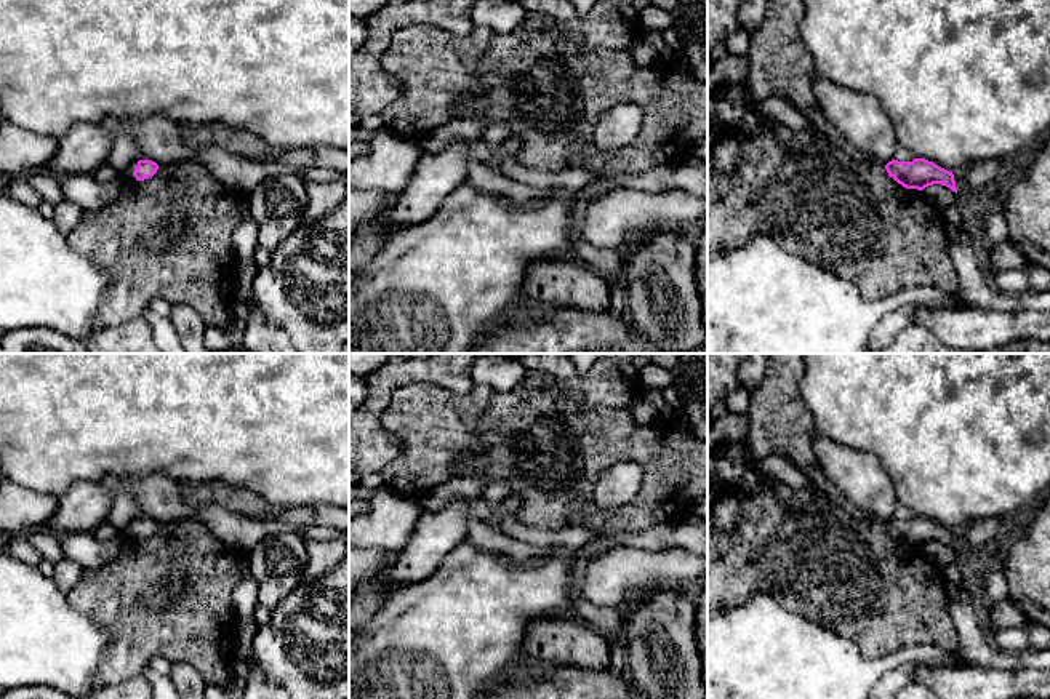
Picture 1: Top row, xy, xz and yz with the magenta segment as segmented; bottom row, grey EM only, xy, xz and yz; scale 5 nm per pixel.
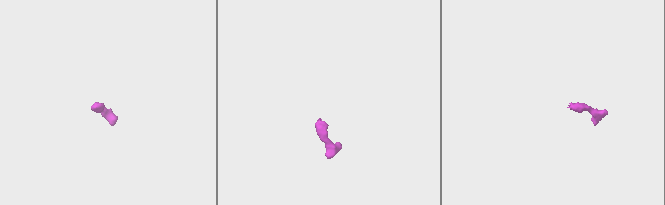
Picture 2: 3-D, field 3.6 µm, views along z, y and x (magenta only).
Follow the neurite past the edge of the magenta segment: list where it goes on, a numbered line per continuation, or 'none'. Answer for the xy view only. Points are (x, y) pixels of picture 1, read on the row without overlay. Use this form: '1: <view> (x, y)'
1: xy (127, 533)

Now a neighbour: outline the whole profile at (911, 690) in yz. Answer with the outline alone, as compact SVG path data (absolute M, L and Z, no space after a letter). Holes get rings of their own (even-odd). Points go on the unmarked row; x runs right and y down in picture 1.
M909 681L895 694L893 699L940 699L940 697L927 686Z

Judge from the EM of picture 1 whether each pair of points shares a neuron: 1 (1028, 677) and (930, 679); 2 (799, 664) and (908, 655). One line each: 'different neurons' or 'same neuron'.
1: same neuron
2: same neuron

